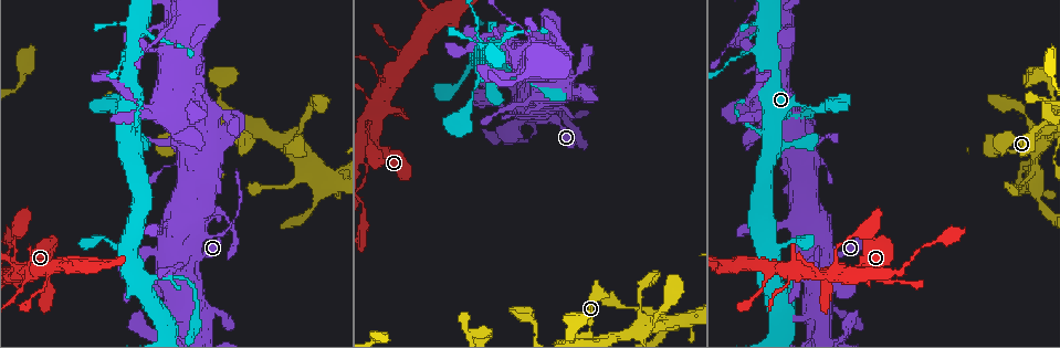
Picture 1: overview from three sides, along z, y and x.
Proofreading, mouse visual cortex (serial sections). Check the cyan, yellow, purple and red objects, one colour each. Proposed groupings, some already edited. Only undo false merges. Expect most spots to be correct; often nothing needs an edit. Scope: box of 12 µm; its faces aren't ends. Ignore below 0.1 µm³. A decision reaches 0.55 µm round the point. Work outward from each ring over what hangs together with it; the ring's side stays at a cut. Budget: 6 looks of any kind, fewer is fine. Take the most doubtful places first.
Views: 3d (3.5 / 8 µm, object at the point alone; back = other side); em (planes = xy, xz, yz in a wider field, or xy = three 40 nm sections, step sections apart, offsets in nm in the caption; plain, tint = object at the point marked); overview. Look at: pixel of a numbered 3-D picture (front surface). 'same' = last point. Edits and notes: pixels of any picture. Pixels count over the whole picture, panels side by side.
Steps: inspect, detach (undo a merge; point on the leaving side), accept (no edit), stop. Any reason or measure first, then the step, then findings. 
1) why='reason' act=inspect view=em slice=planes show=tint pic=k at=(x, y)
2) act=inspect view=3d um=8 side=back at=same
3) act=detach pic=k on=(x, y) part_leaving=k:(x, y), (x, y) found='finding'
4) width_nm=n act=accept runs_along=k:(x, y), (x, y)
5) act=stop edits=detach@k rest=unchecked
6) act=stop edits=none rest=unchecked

why='three-way junction' act=inspect view=3d um=3.5 pic=1 at=(147, 282)

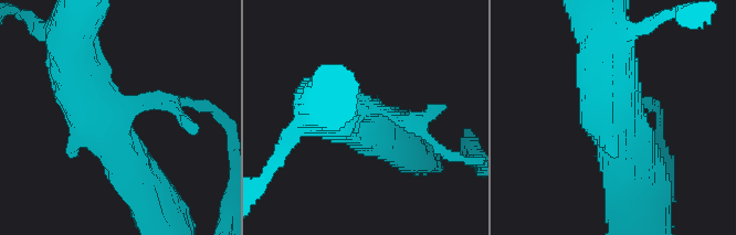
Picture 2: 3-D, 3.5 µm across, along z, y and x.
why='need the tissue' act=inspect view=em slice=xy step=3 show=tint pic=2 at=(369, 111)

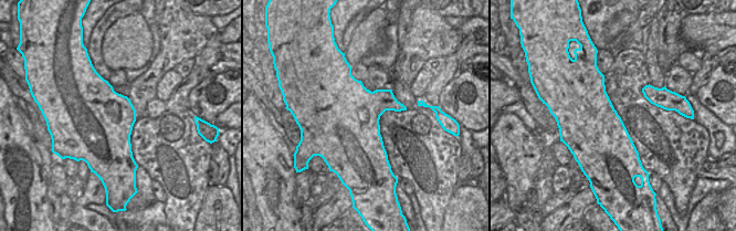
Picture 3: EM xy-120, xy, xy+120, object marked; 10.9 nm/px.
act=accept runs_along=2:(71, 46), (71, 71), (132, 179) found='all the same cell'

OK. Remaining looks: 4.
why='thin arm on a thick one' act=inspect view=3d um=3.5 pic=1 at=(132, 52)

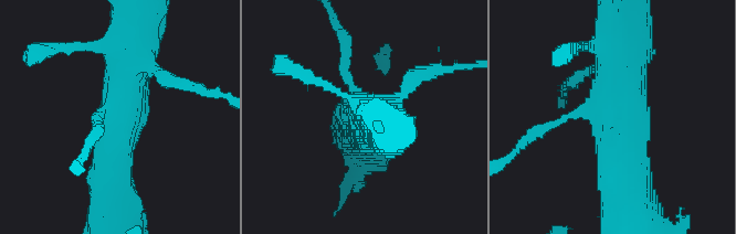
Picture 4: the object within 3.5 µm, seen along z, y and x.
arms=3 arm_widths_nm=150,600,600 why='now the EM' act=inspect view=em slice=xy step=1 show=tint pic=4 at=(115, 120)

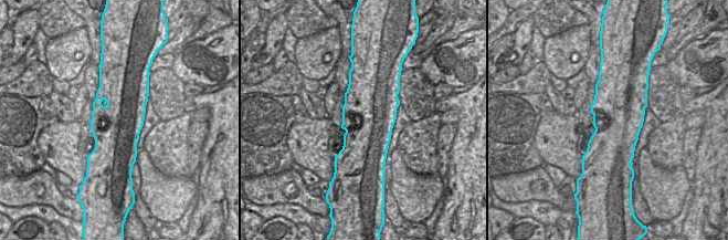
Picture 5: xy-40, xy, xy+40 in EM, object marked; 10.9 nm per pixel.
act=accept runs_along=4:(114, 204), (114, 147), (134, 49) found='all the same cell'

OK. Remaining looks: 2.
why='small branch off a trunk' act=inspect view=3d um=3.5 pic=1 at=(429, 16)

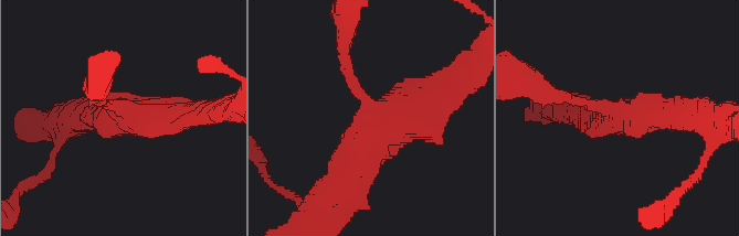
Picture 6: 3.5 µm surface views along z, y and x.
act=inspect view=em slice=planes show=tint pic=6 at=(621, 116)

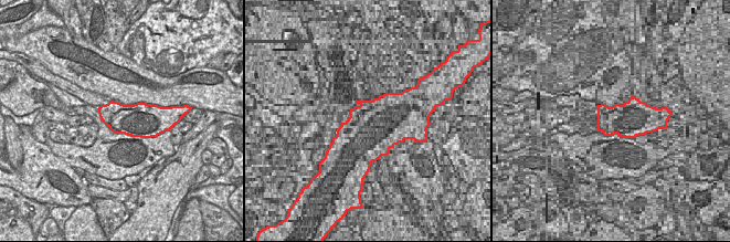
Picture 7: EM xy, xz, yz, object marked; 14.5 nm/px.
act=accept found='one cell here'

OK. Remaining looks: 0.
act=stop edits=none rest=unchecked

